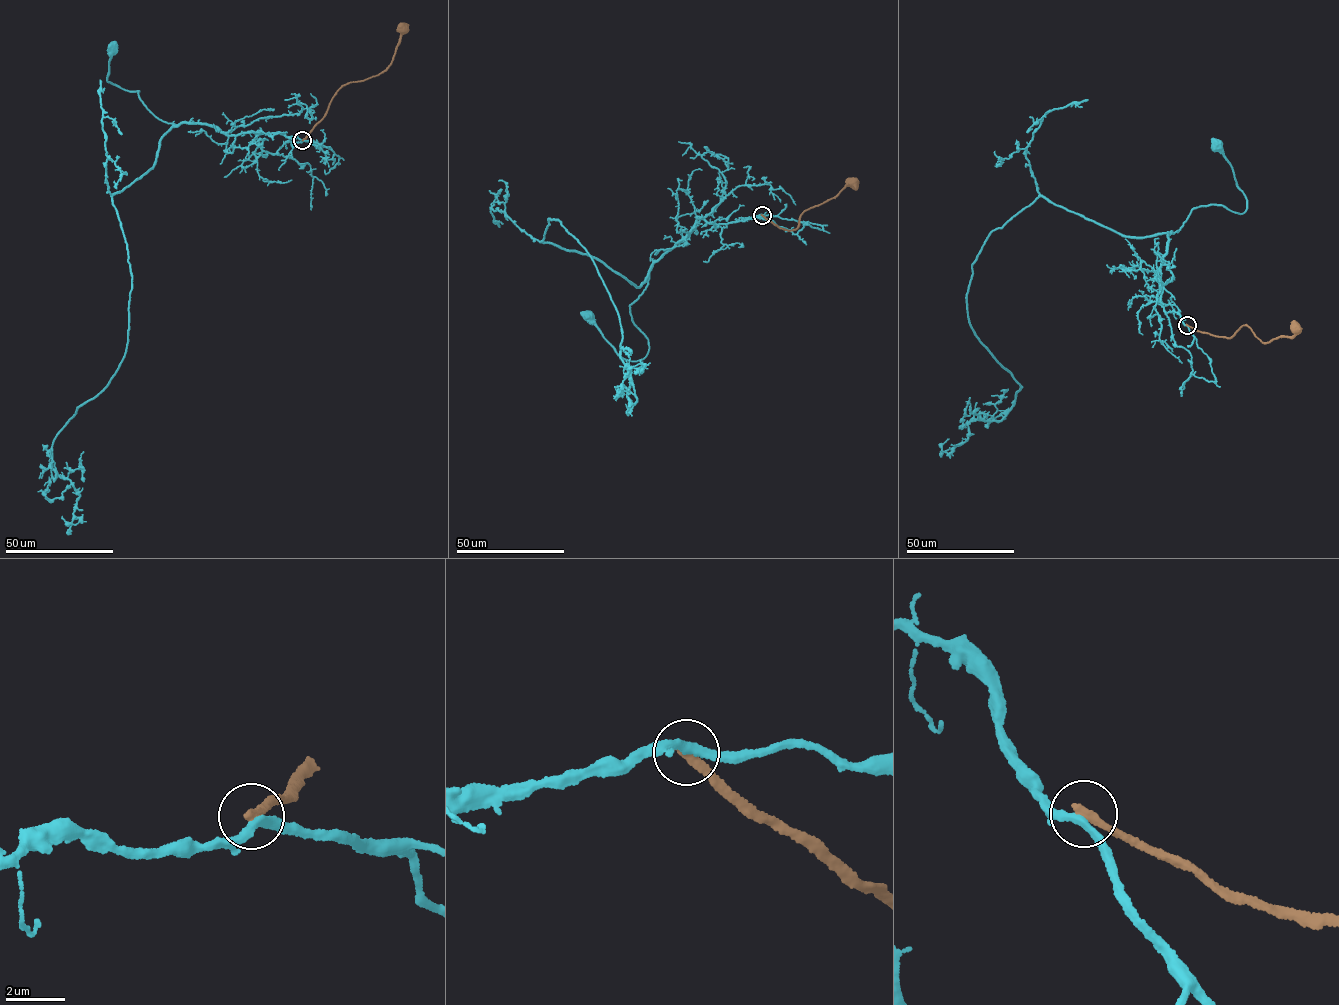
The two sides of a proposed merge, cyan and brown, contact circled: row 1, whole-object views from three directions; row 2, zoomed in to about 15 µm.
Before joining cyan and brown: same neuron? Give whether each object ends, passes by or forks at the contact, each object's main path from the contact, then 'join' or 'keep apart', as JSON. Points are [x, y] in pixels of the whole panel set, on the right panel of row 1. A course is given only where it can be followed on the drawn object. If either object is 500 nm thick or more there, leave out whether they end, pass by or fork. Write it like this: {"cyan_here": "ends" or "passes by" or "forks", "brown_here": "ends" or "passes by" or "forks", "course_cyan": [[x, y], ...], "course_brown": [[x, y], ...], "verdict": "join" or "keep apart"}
{"cyan_here": "passes by", "brown_here": "ends", "course_cyan": [[1186, 325], [1163, 310], [1158, 274], [1169, 235], [1203, 205], [1246, 210], [1232, 167], [1216, 145]], "course_brown": [[1186, 325], [1228, 338], [1246, 325], [1266, 343], [1293, 335], [1297, 328]], "verdict": "keep apart"}

